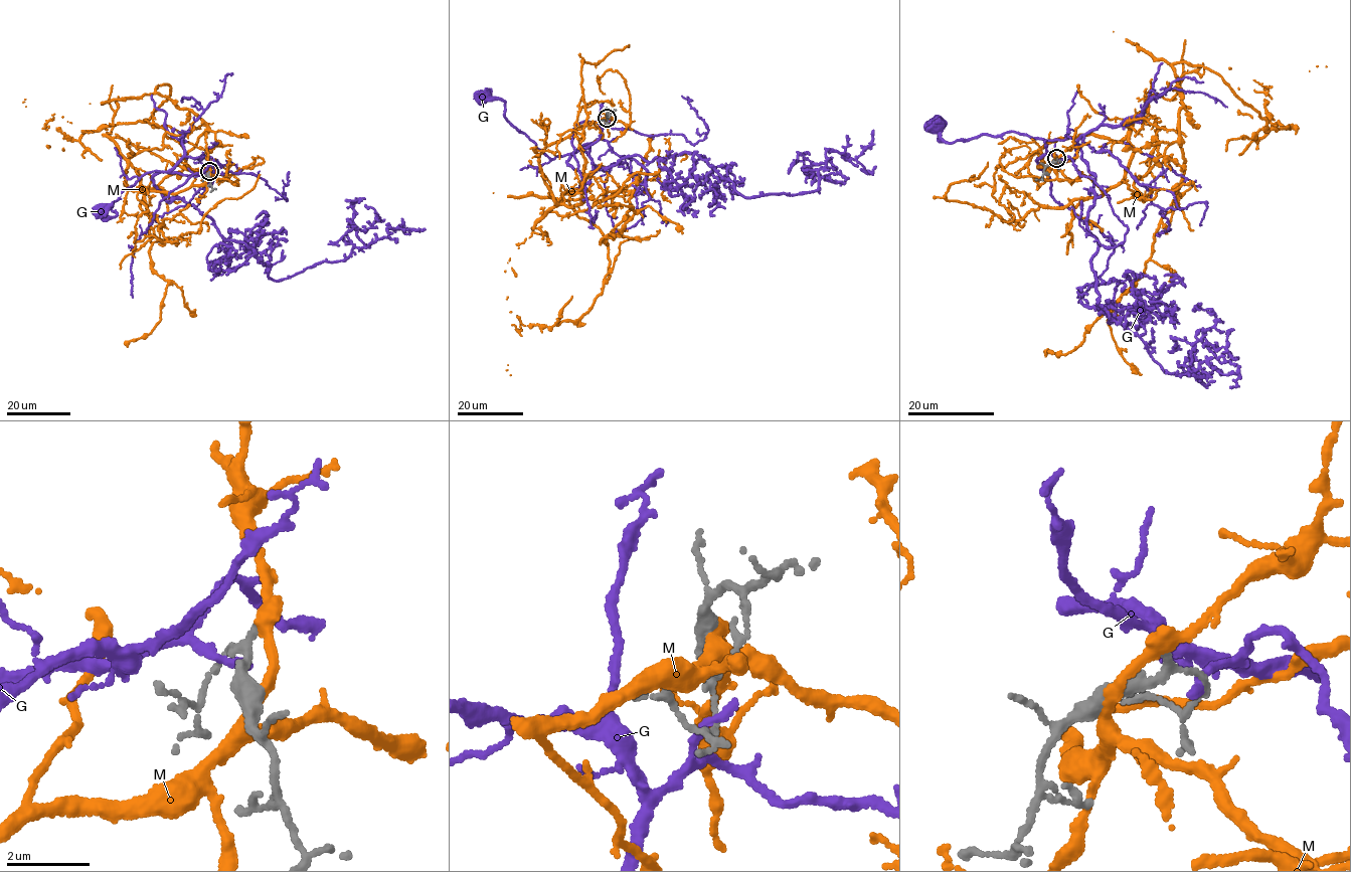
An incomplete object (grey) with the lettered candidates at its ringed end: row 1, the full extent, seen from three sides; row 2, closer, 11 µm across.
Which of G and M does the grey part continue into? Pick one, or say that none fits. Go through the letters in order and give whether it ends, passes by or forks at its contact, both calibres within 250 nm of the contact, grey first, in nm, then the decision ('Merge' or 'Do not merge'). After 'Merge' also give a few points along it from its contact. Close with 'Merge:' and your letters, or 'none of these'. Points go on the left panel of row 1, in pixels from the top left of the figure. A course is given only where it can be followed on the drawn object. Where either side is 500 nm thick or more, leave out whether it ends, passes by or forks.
G: It ends there. Thickness 110 nm (grey) against 240 nm. Do not merge
M: It passes by. Thickness 160 nm (grey) against 360 nm. Do not merge
Merge: none of these

